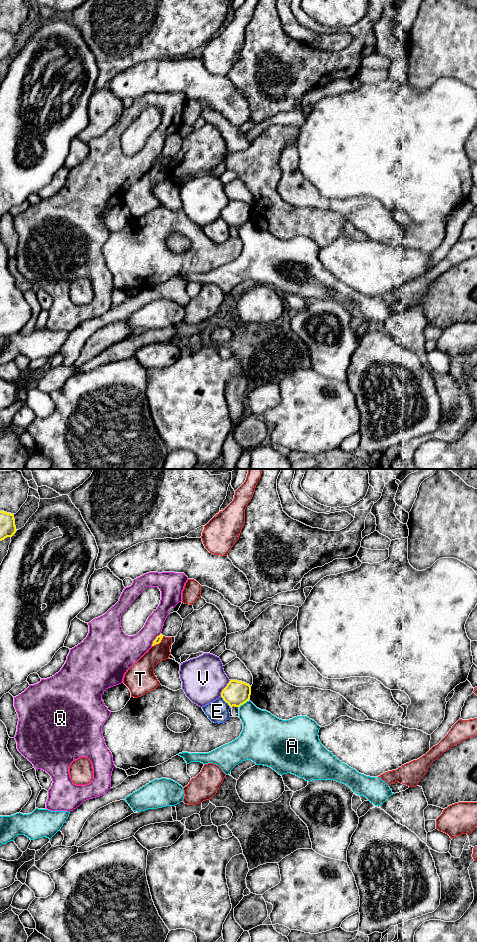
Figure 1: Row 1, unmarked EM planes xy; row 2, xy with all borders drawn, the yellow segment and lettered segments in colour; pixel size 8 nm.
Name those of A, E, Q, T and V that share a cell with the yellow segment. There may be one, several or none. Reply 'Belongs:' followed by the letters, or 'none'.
Belongs: none

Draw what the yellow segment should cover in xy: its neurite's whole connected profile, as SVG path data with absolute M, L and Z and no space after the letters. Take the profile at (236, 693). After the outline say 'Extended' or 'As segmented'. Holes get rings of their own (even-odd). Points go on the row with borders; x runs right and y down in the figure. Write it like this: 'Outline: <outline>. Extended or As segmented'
Outline: M230 680L221 692L221 697L230 707L240 707L249 701L250 695L251 686L237 680Z. As segmented

